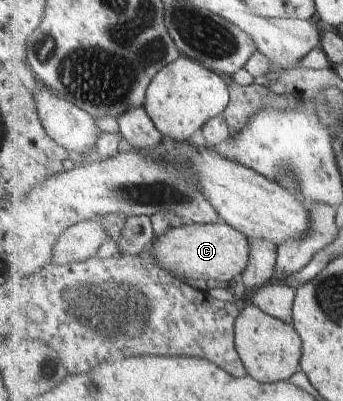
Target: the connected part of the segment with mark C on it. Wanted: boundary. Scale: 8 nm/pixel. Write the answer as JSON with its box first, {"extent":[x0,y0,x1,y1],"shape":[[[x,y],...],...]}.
{"extent":[150,221,250,286],"shape":[[[224,221],[213,224],[184,224],[181,227],[168,229],[164,235],[156,237],[150,253],[155,255],[156,264],[168,273],[175,271],[186,279],[216,281],[218,285],[229,286],[234,277],[243,275],[250,261],[250,239],[241,231]]]}

